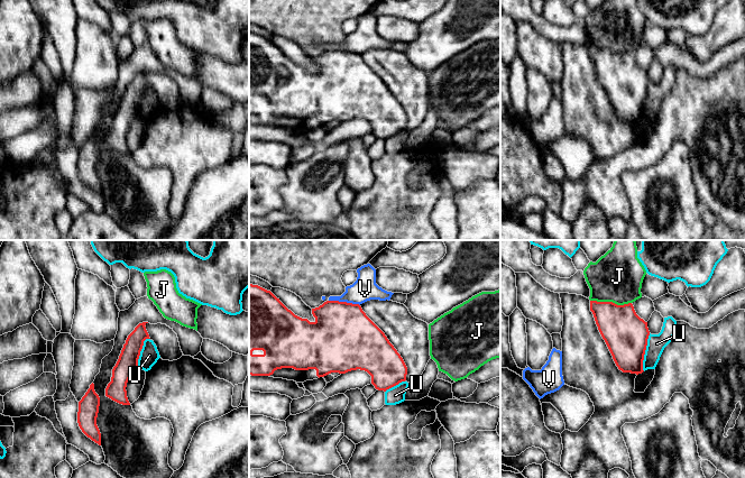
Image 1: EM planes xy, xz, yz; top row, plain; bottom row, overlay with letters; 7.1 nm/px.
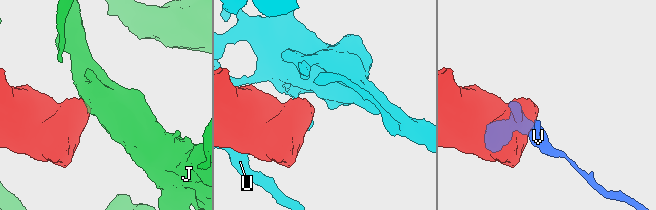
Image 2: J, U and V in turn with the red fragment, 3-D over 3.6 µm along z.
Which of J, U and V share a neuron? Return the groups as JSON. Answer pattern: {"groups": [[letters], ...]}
{"groups": [["J"], ["U"], ["V"]]}

